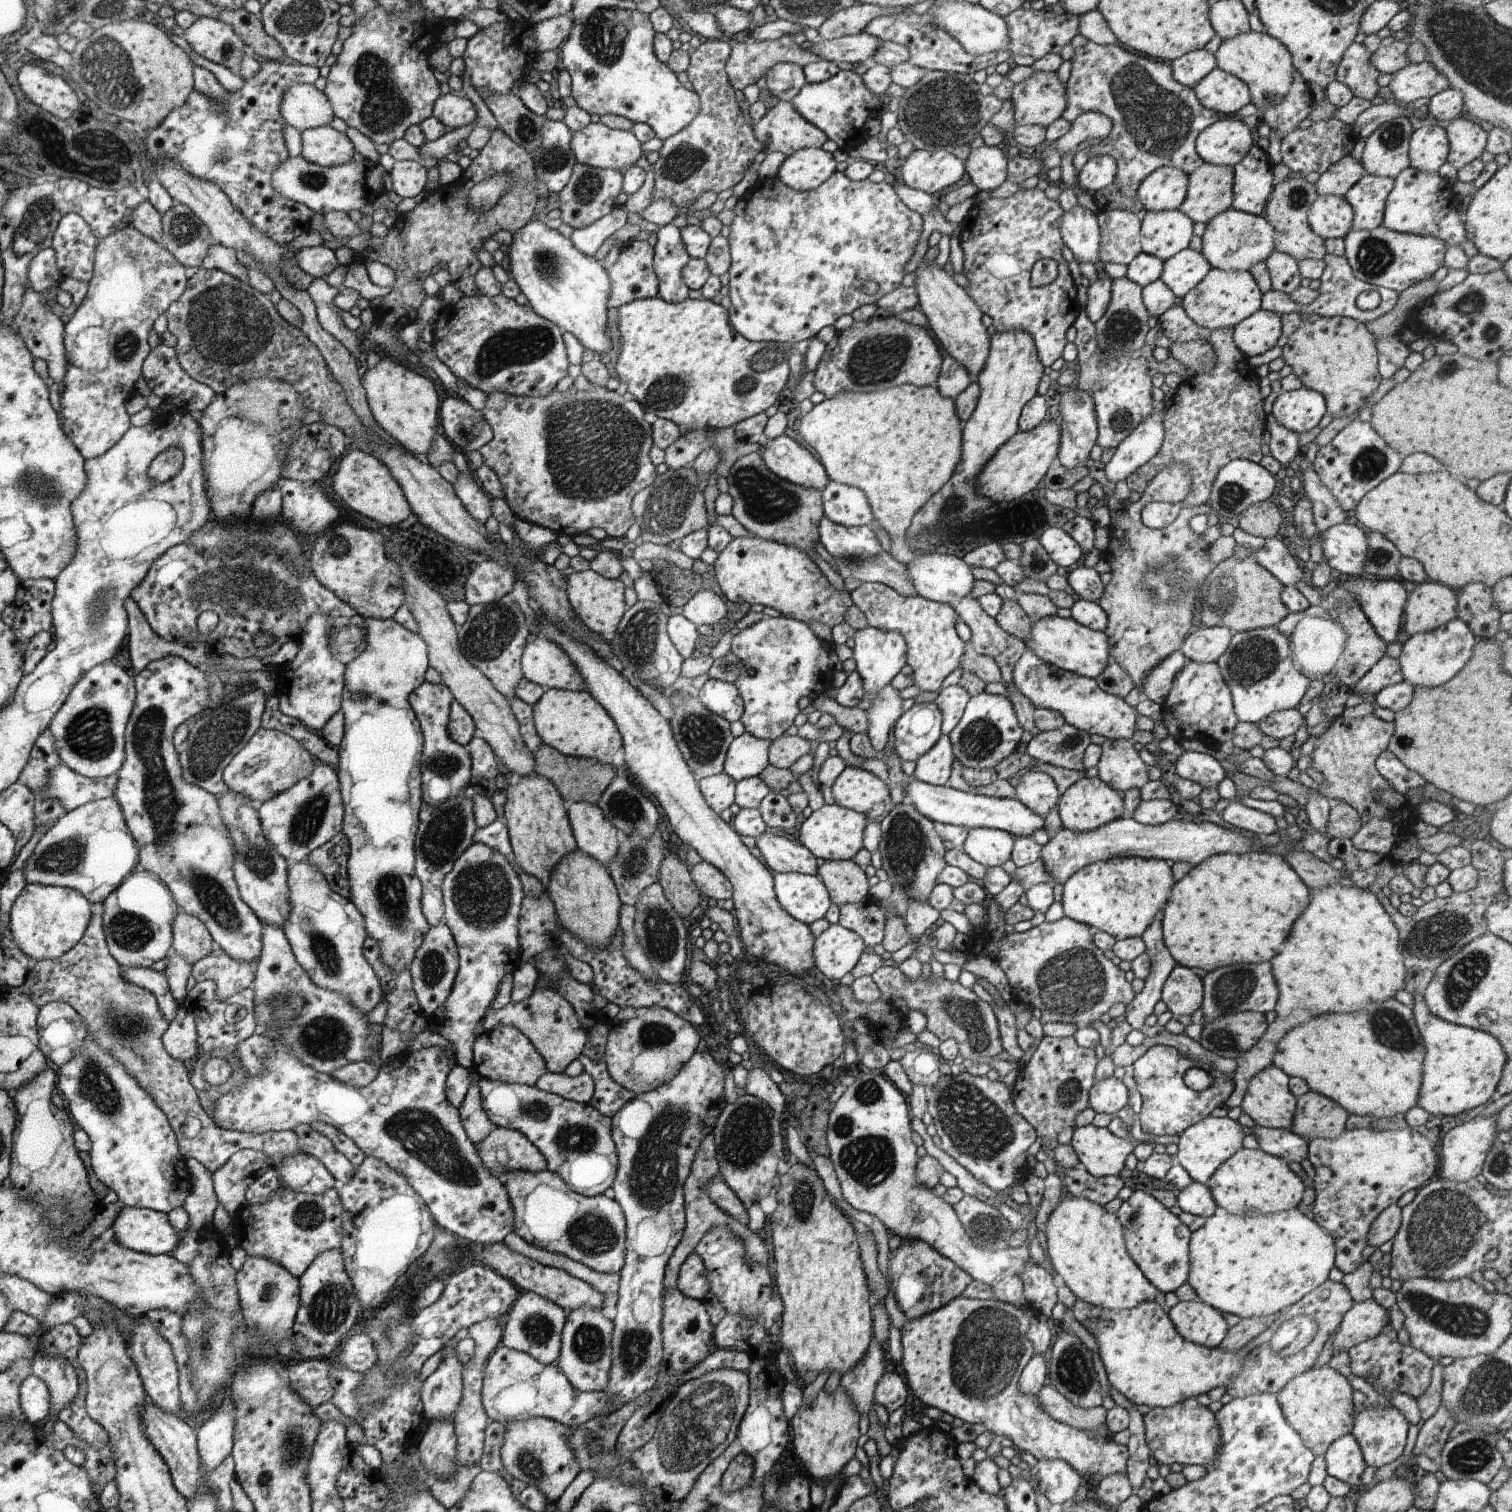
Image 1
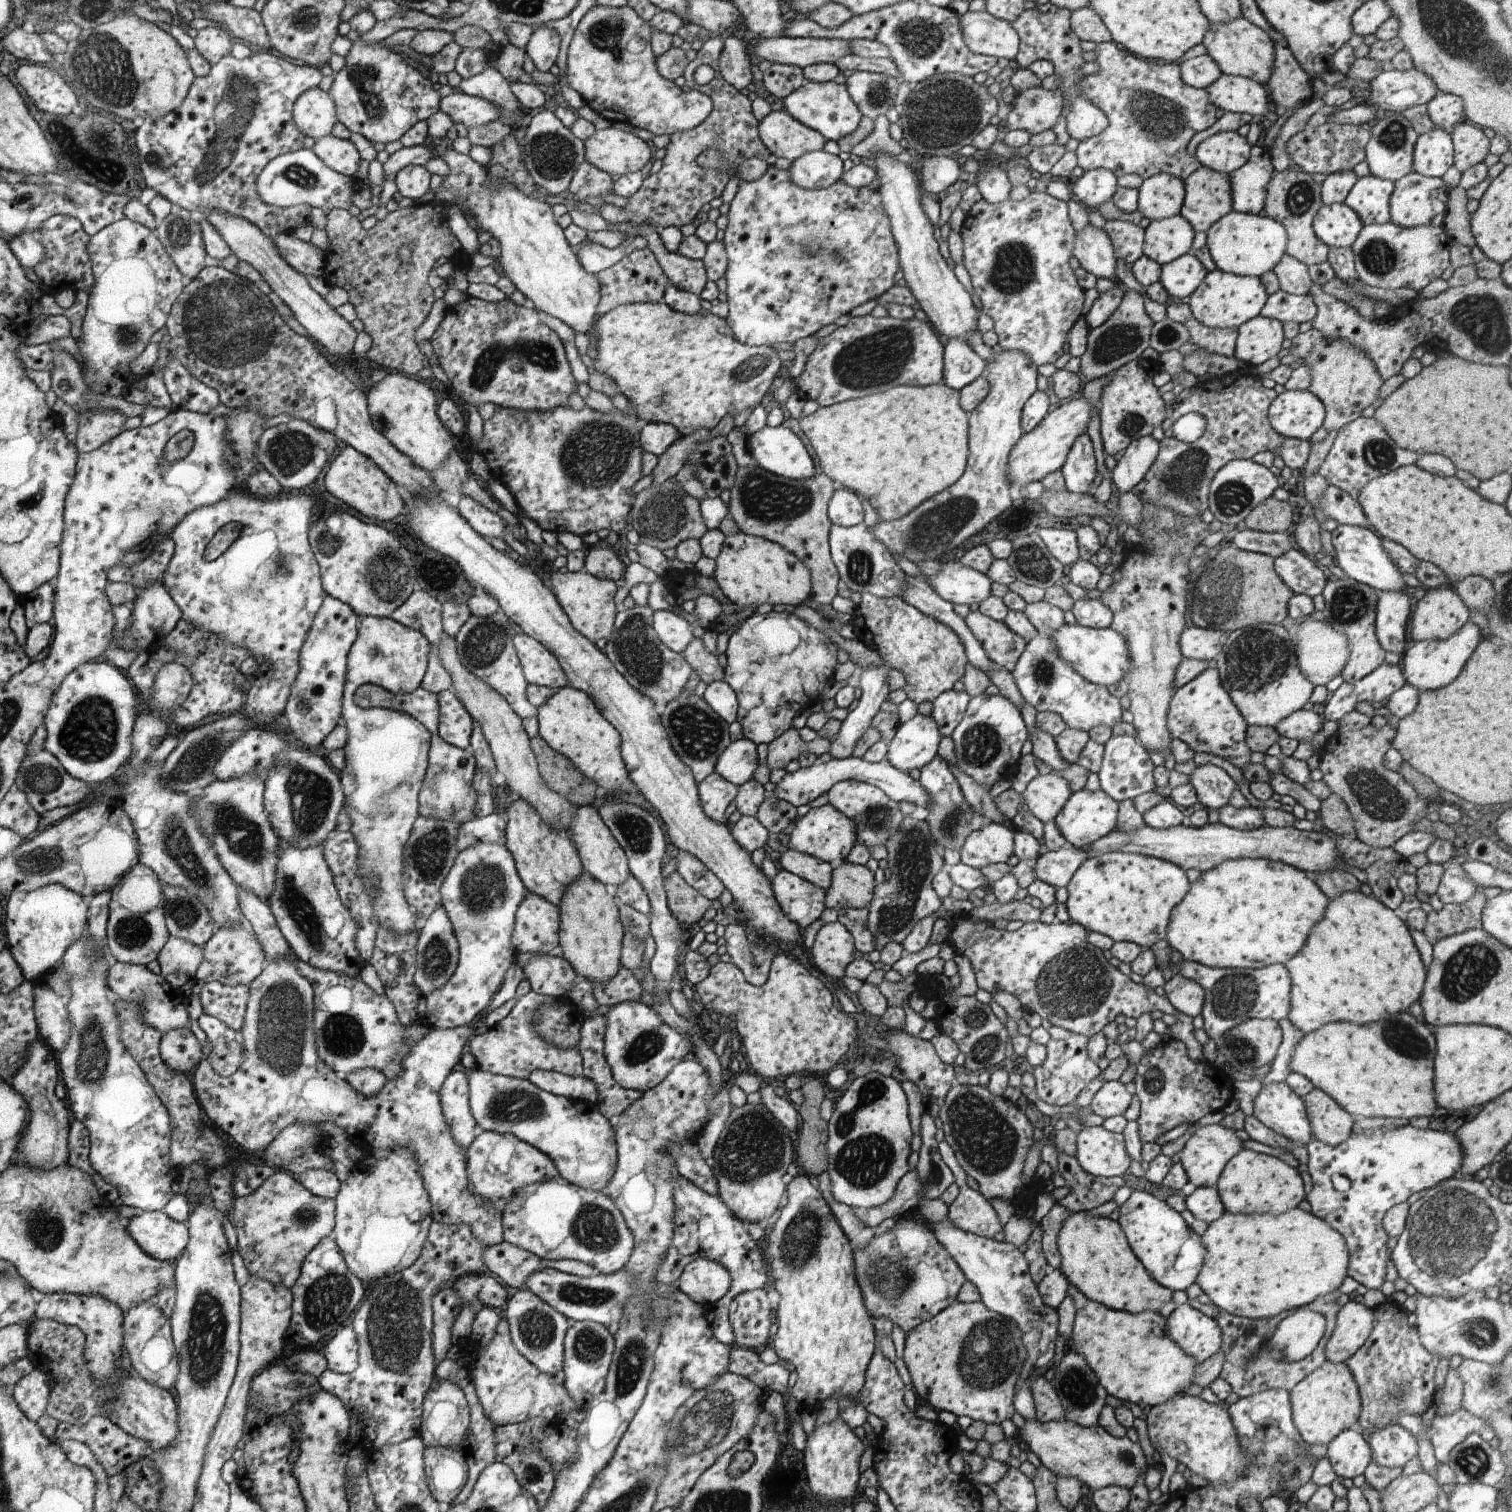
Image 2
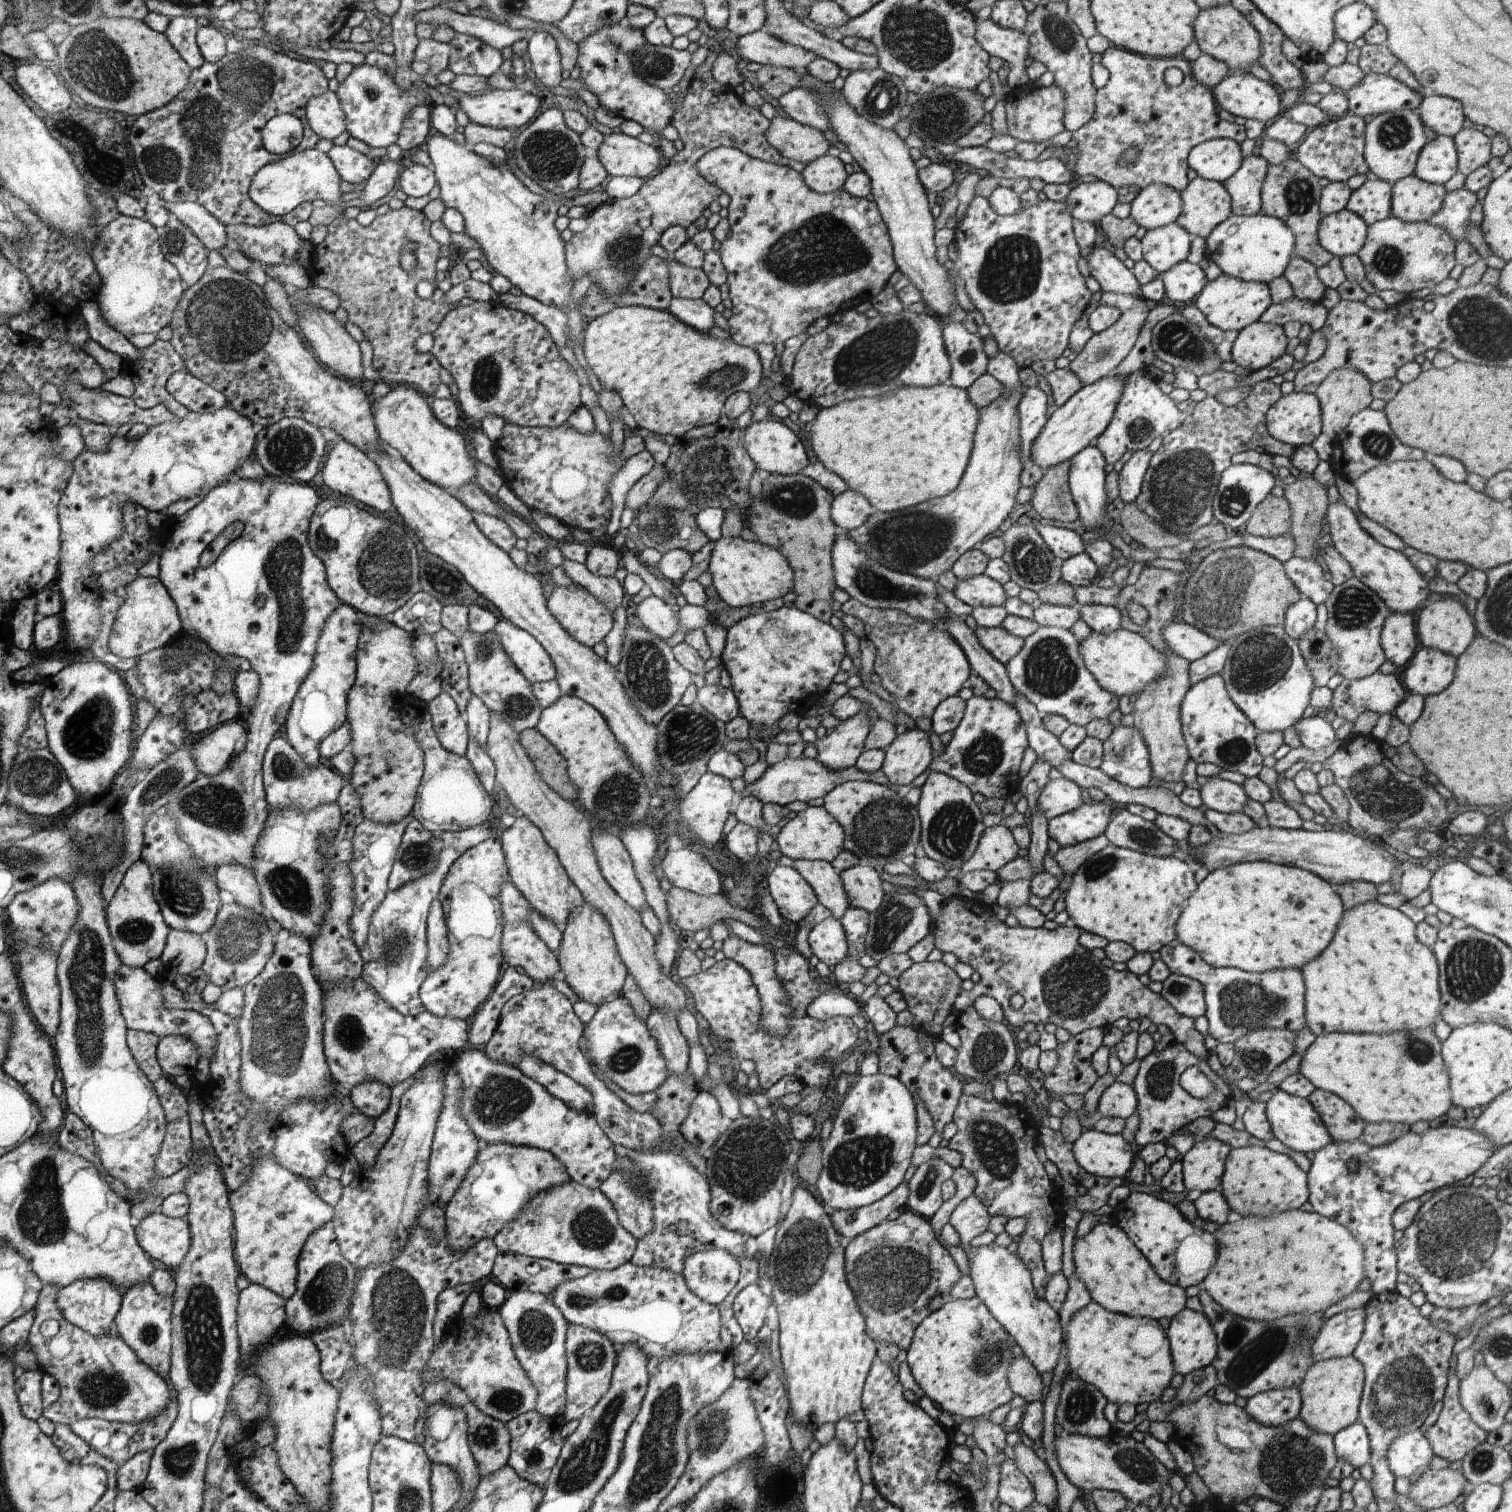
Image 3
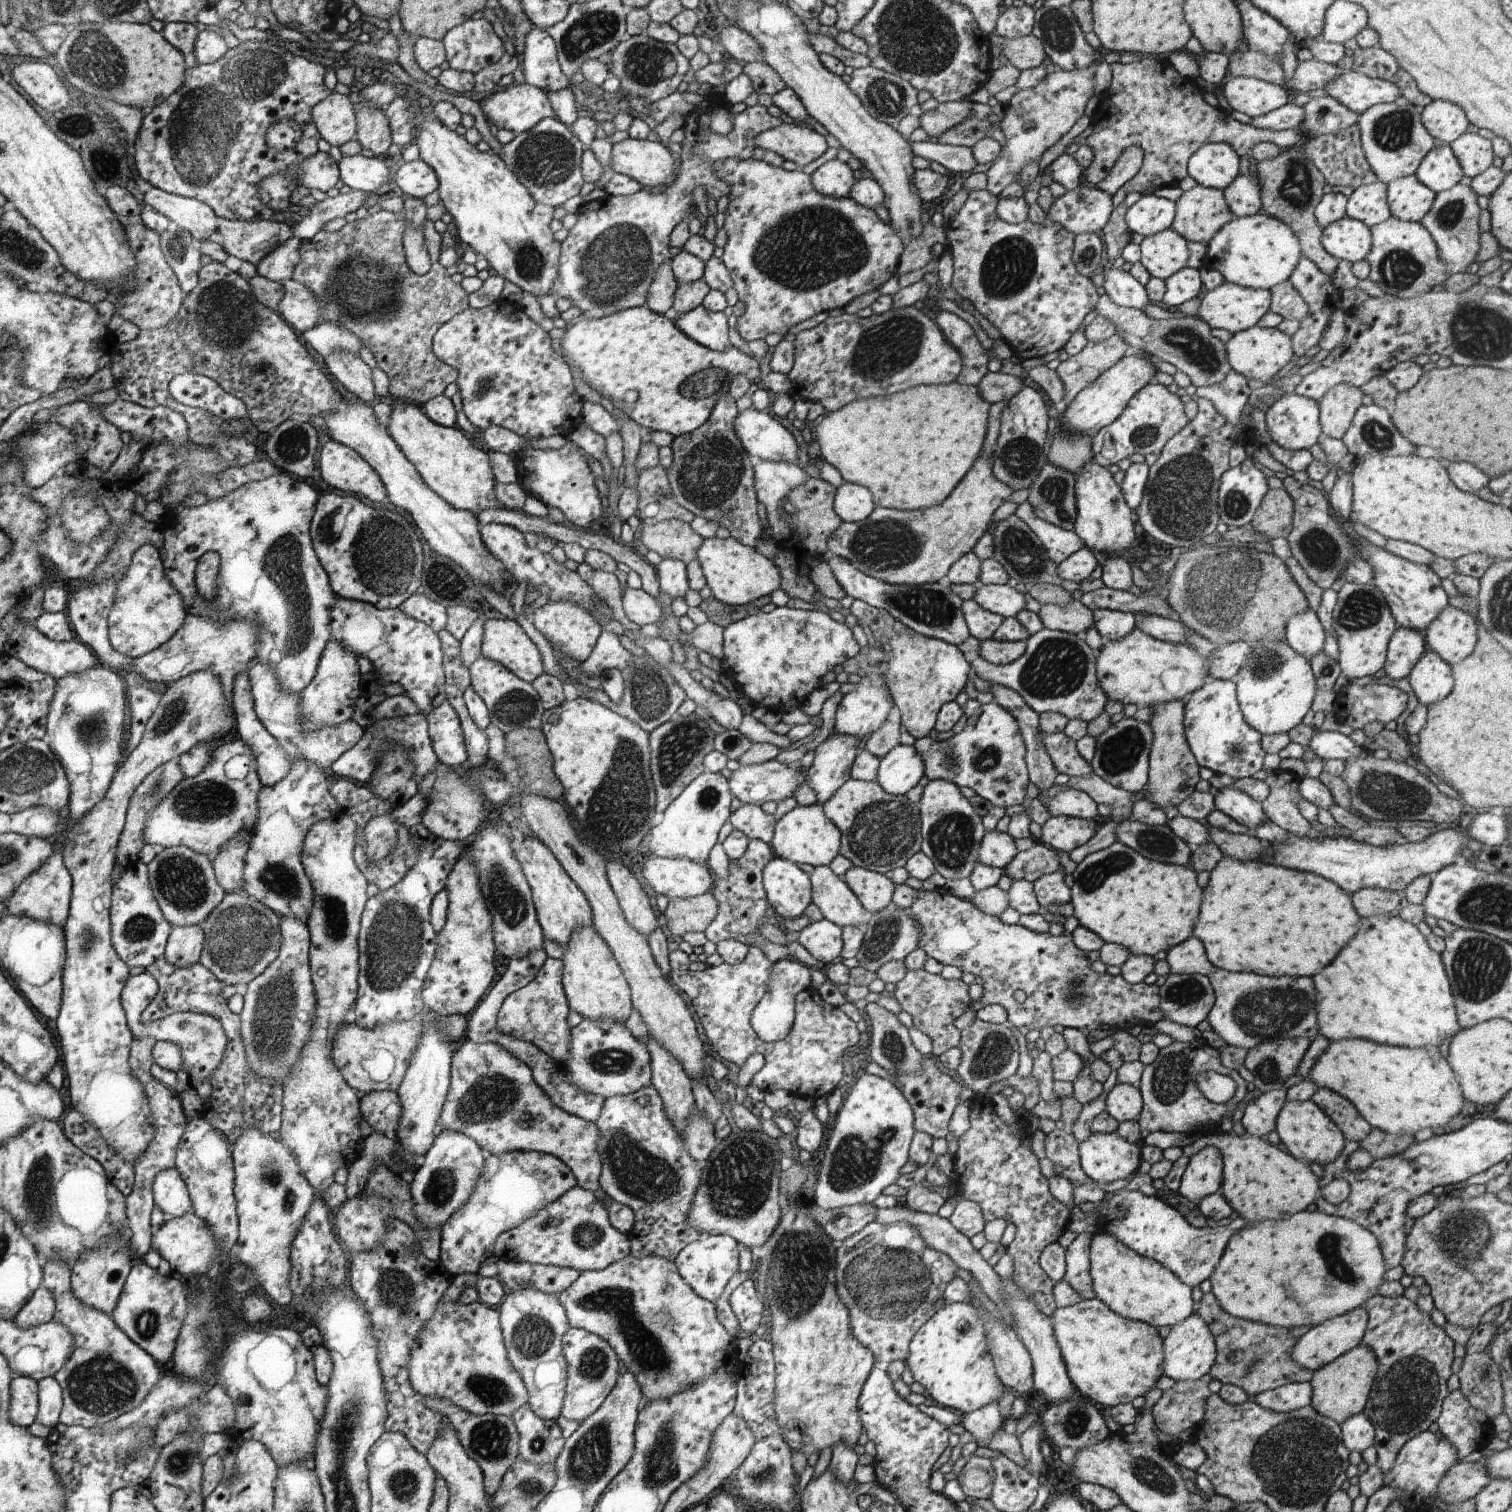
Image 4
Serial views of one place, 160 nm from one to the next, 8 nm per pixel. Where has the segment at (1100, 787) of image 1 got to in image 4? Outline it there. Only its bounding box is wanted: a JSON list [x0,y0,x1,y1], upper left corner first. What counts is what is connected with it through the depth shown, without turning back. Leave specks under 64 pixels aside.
[1042,815,1097,852]

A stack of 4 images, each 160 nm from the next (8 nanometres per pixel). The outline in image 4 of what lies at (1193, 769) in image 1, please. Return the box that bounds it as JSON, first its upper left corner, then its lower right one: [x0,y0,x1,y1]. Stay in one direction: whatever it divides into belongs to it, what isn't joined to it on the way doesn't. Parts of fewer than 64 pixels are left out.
[1214,787,1266,834]

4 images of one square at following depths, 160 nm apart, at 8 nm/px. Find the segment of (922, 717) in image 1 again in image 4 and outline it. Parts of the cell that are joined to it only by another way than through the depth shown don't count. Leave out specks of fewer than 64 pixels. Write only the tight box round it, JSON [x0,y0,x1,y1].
[876,743,925,795]

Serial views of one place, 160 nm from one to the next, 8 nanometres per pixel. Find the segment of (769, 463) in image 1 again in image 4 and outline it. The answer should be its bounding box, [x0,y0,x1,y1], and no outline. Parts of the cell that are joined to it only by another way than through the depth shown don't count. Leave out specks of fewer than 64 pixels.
[735,407,798,462]

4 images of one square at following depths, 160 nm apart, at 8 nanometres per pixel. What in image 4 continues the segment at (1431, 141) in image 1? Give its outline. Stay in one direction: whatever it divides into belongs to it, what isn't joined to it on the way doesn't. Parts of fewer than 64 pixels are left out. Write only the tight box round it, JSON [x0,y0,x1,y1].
[1415,144,1464,193]

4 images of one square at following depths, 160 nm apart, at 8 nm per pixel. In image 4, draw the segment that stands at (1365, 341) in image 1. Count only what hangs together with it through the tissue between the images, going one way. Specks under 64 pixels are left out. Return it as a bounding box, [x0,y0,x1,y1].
[1318,383,1364,439]

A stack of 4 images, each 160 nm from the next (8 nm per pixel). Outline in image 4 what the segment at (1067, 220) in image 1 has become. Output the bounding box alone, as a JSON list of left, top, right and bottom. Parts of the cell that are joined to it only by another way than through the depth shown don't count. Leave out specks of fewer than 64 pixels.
[1099,261,1150,309]

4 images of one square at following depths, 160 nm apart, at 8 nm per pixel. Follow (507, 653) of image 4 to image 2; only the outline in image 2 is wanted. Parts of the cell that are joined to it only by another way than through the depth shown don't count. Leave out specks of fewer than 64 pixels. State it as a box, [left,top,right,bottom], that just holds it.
[513,633,569,690]

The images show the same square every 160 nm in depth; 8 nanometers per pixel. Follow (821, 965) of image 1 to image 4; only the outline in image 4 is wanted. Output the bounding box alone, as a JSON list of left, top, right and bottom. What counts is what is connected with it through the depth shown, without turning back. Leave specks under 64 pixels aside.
[794,919,843,966]

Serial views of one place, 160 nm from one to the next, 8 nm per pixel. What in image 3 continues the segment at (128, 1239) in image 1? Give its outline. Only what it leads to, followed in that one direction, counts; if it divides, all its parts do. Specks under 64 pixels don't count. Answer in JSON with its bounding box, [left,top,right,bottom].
[133,1209,192,1271]

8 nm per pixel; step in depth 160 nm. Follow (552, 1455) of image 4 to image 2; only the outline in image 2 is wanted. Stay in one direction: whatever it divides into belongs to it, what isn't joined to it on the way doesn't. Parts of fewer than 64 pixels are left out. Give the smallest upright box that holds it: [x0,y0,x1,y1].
[494,1418,555,1511]

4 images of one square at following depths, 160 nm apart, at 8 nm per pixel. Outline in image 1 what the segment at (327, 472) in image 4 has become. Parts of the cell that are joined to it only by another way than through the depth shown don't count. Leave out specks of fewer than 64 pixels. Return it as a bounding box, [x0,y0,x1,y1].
[333,448,412,526]

